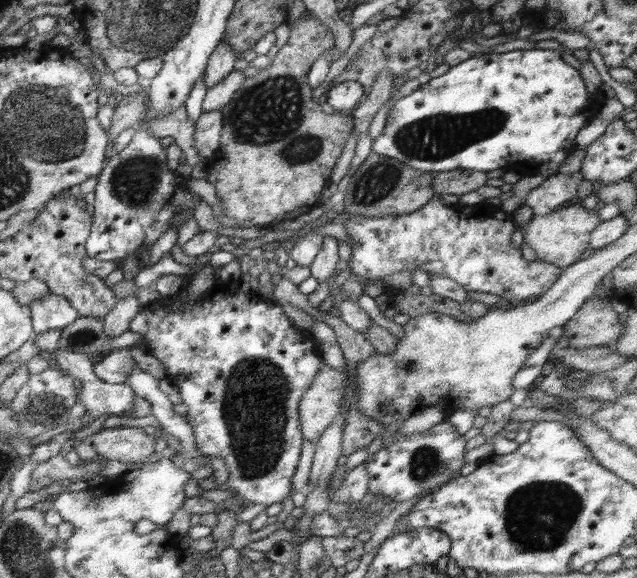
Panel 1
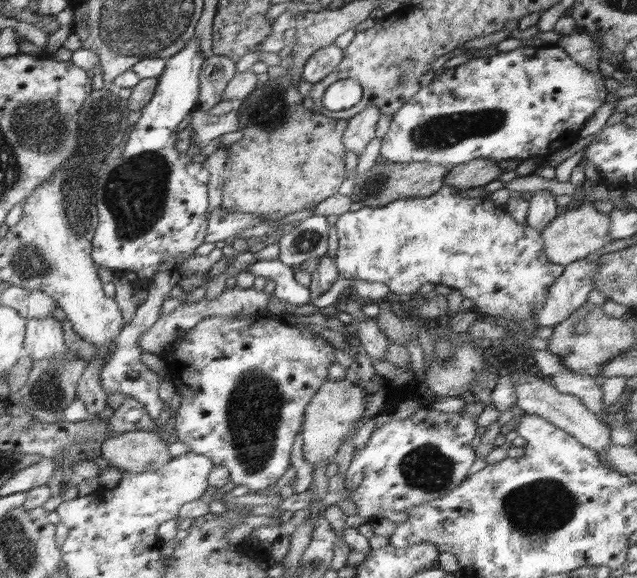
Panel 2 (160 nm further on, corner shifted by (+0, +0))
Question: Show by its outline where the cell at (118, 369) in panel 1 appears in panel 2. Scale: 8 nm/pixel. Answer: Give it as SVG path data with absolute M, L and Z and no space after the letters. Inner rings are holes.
M179 254L177 258L170 258L170 260L171 262L163 264L161 270L153 276L147 288L146 300L136 308L134 319L132 319L130 324L125 324L122 333L116 338L113 354L104 364L100 373L100 385L102 385L102 389L106 391L107 395L121 393L133 397L145 405L146 412L153 418L154 422L157 421L160 411L166 404L159 398L159 387L168 379L173 379L174 375L170 372L165 377L162 377L158 372L152 372L150 366L146 366L141 360L143 351L138 346L138 343L140 343L140 337L148 332L152 325L158 321L164 301L168 299L172 287L178 285L181 279L179 266L186 260L186 256Z

